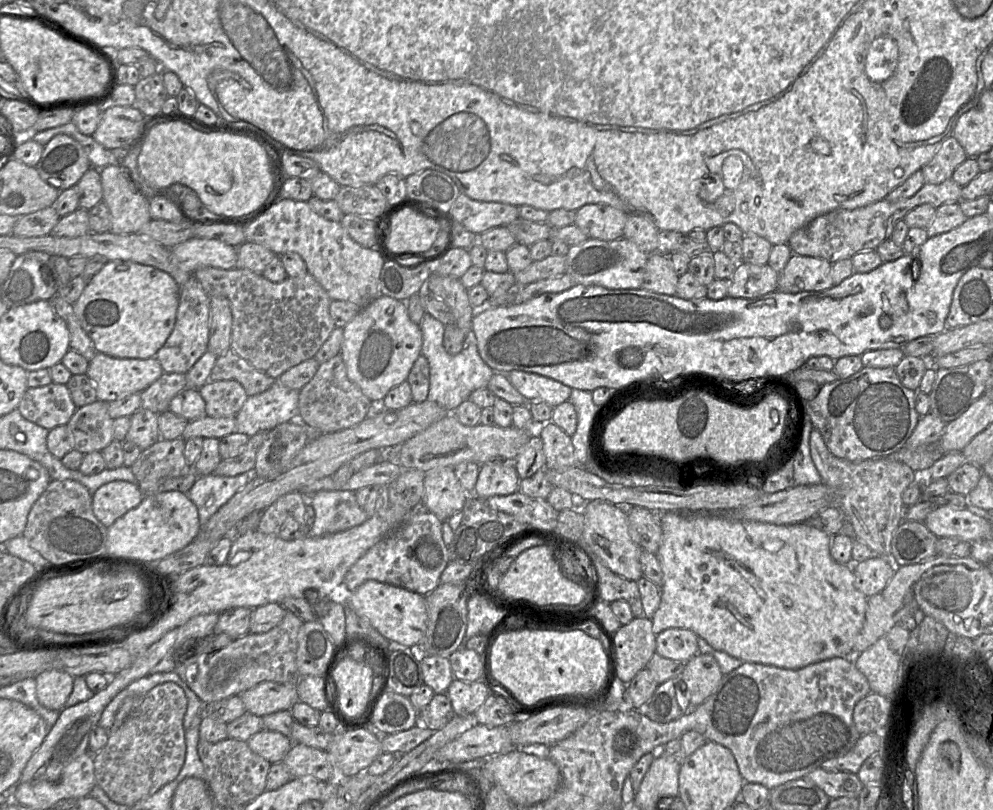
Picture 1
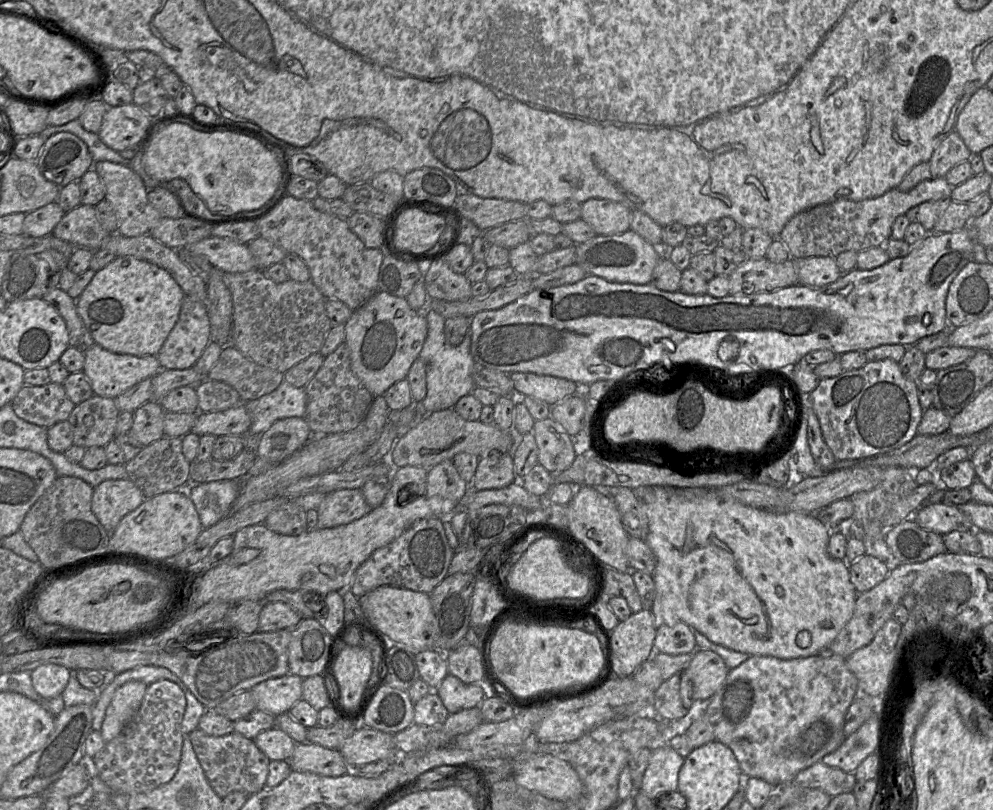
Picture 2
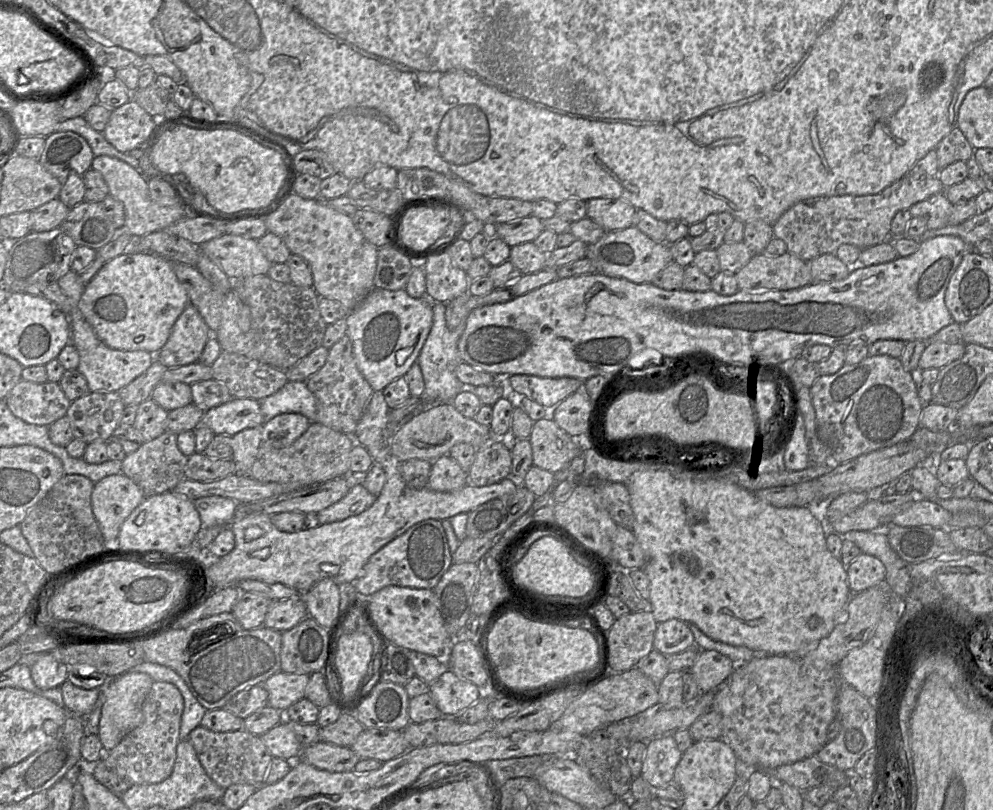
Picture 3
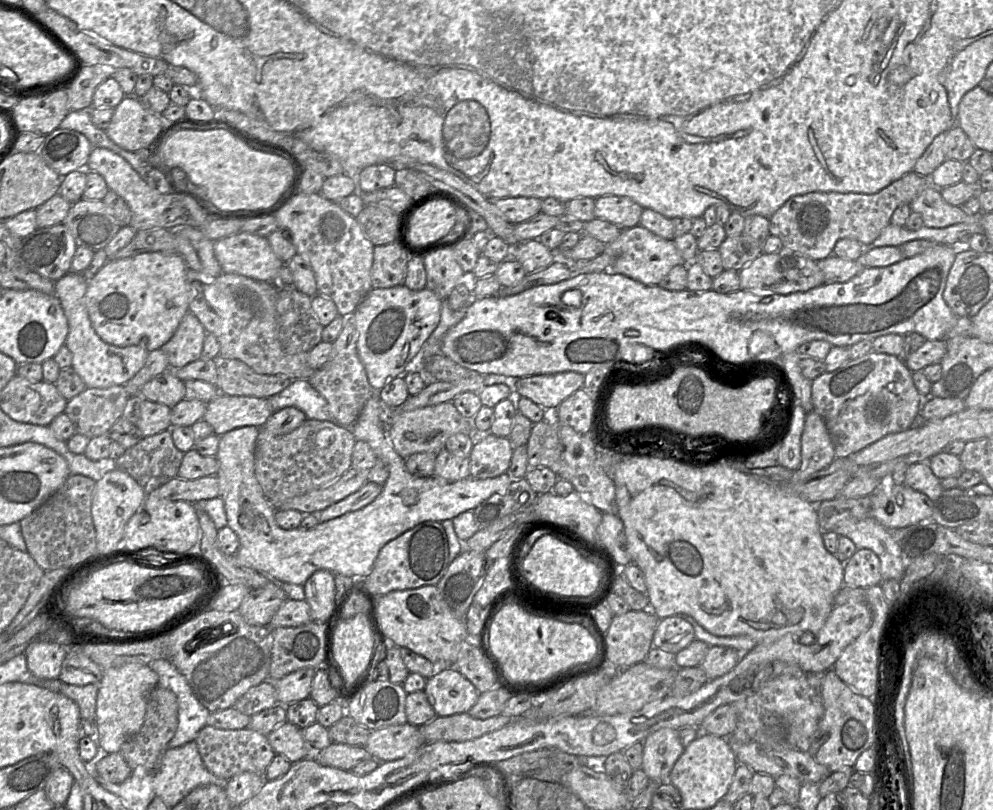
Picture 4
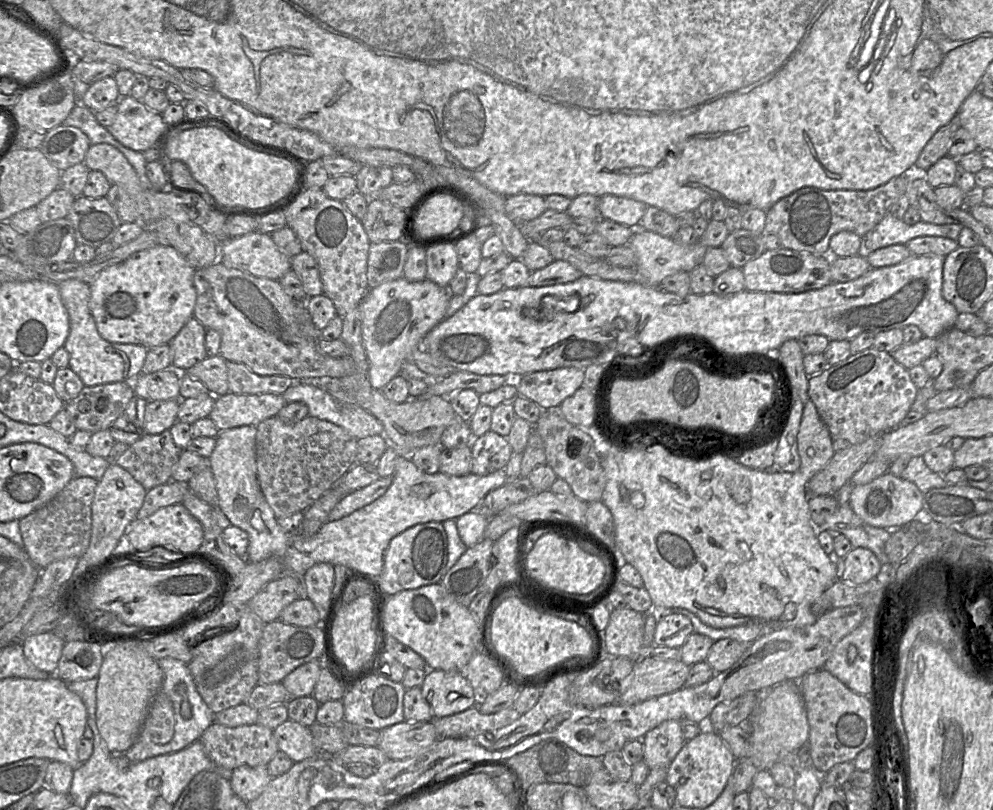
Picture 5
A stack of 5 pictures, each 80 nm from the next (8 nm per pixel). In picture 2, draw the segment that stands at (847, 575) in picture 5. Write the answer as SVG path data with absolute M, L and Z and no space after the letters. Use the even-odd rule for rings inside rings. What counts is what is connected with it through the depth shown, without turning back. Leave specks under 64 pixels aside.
M863 555L849 565L850 581L858 594L867 592L881 583L891 567L876 557Z

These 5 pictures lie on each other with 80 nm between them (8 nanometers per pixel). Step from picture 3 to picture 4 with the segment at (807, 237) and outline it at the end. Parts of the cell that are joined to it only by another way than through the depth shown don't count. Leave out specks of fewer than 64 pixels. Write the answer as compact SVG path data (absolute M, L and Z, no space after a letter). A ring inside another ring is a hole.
M909 172L875 194L817 191L795 195L789 198L769 217L769 231L771 235L775 235L781 239L784 247L815 261L832 255L835 244L843 238L854 239L860 242L866 249L867 246L879 237L882 230L890 224L895 209L902 204L910 205L929 185L929 177Z

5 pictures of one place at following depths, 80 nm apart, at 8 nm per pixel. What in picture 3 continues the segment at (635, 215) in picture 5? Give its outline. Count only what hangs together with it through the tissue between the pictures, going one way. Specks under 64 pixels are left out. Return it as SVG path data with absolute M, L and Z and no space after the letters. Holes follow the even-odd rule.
M594 198L586 201L587 217L606 232L634 226L636 208L620 199Z

